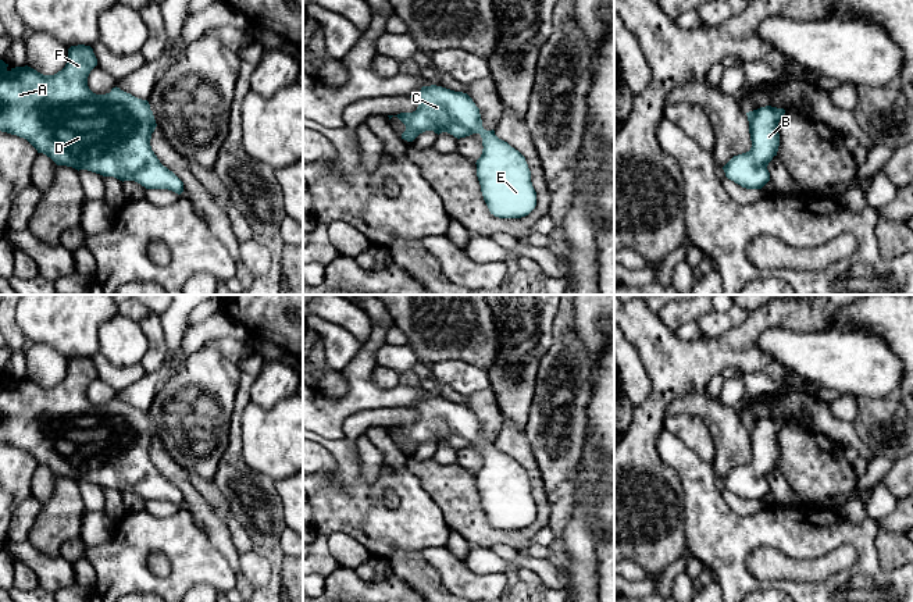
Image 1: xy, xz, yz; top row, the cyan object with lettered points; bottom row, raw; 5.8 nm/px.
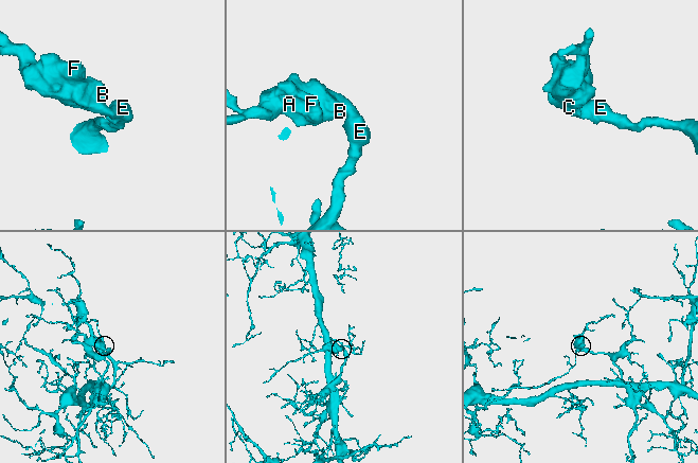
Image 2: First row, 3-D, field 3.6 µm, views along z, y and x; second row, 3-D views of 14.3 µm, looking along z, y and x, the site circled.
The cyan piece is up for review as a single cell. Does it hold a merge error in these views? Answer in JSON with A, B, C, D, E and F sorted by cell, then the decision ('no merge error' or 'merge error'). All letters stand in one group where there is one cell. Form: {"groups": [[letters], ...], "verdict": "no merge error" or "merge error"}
{"groups": [["A", "B", "C", "D", "E", "F"]], "verdict": "no merge error"}

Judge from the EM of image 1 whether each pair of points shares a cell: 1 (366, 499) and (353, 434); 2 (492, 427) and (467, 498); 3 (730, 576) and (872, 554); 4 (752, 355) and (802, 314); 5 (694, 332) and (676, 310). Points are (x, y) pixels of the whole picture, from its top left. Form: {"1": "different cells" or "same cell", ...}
{"1": "different cells", "2": "different cells", "3": "same cell", "4": "same cell", "5": "different cells"}

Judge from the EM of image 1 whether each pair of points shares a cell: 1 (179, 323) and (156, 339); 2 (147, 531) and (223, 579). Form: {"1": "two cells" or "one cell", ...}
{"1": "two cells", "2": "one cell"}

